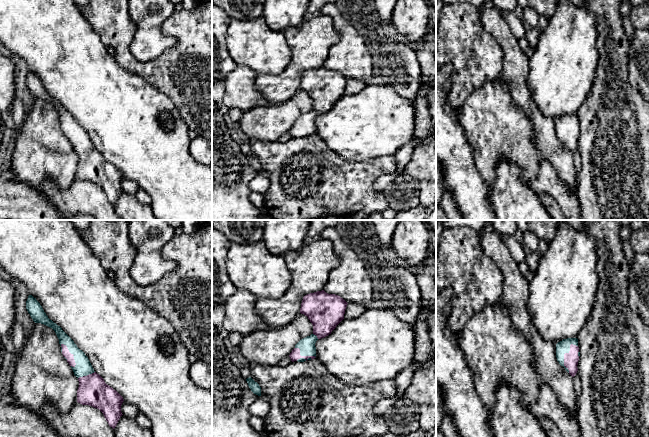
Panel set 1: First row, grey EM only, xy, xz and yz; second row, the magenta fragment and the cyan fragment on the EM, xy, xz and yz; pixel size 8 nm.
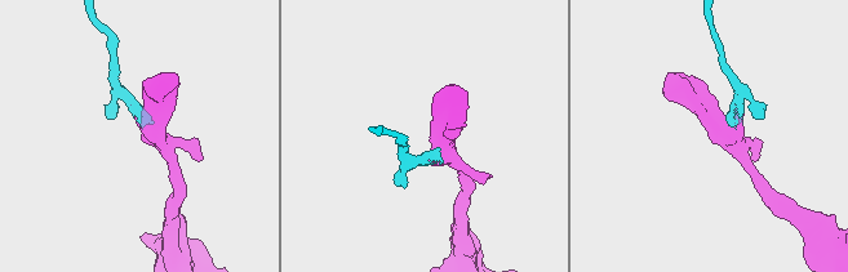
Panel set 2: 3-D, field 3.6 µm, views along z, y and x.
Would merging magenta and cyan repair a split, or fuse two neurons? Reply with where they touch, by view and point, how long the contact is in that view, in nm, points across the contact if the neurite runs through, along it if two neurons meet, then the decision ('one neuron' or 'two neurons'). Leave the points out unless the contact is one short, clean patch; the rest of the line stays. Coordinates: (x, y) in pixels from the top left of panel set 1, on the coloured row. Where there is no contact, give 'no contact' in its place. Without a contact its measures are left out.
meets magenta in xz at (303, 356); contact 190 nm long; one neuron

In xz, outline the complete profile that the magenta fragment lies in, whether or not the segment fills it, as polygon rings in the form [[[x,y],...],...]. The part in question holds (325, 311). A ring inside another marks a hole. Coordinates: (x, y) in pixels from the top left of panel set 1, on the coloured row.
[[[324,290],[303,297],[300,313],[308,317],[313,325],[313,333],[301,339],[290,353],[292,362],[304,362],[316,358],[315,343],[331,334],[344,319],[347,302],[338,295]]]

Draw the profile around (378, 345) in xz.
[[[367,309],[358,318],[343,319],[326,337],[315,343],[316,359],[341,382],[362,386],[394,378],[412,362],[415,329],[390,309]]]

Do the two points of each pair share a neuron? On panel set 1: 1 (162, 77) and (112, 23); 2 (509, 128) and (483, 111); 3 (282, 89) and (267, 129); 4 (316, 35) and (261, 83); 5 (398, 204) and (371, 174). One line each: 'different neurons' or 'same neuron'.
1: same neuron
2: same neuron
3: different neurons
4: same neuron
5: different neurons

